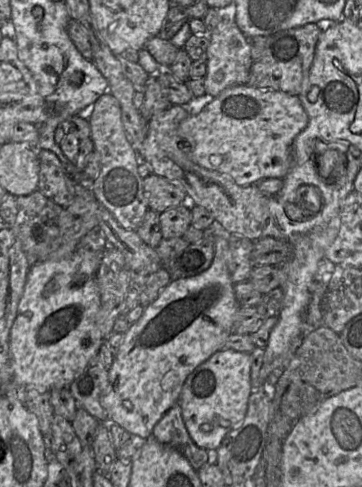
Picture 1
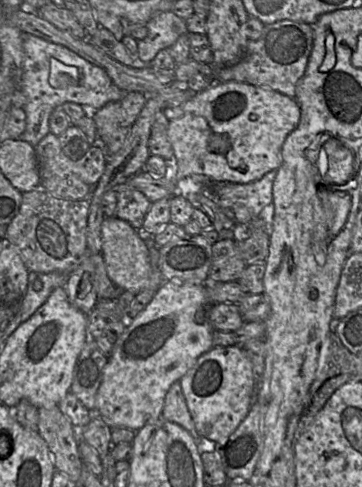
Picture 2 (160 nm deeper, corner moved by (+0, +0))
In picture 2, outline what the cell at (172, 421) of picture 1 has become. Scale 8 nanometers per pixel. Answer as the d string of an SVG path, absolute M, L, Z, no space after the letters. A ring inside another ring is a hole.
M180 381L174 382L165 397L162 417L170 422L176 423L187 430L197 443L200 435L195 429L194 422L188 410L183 395Z

